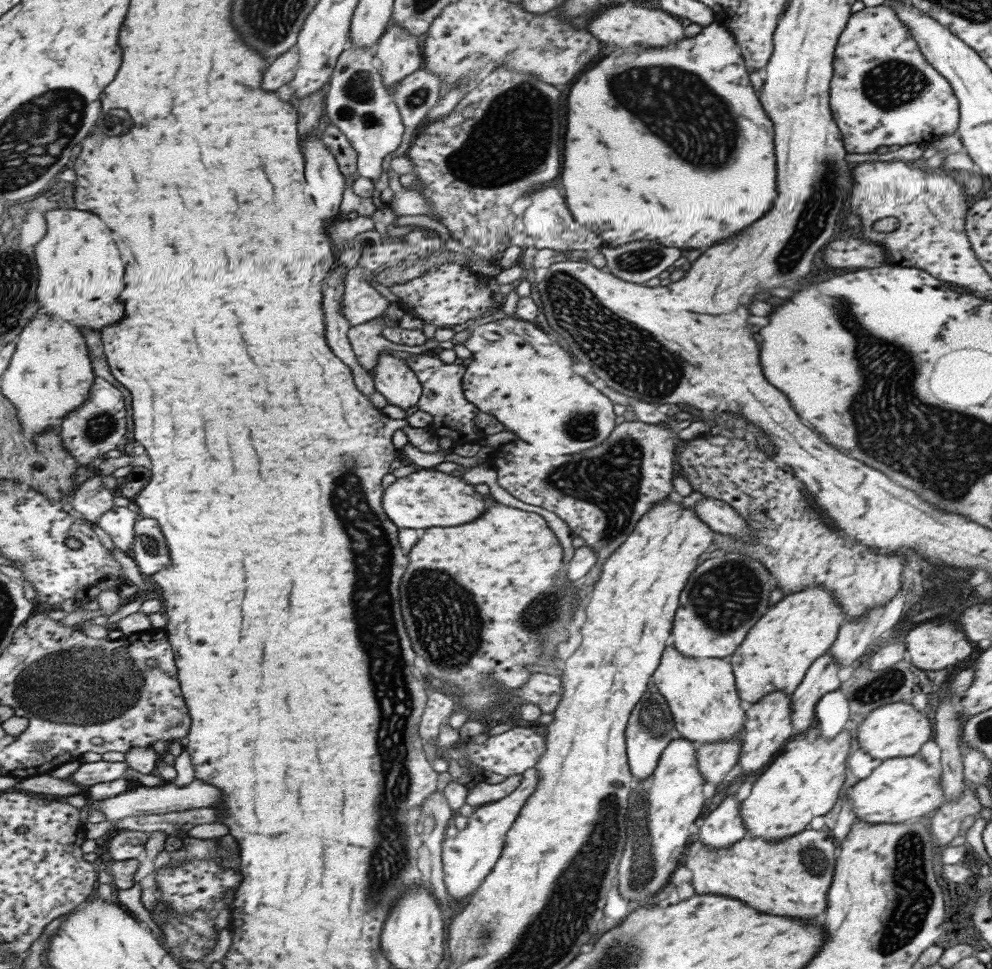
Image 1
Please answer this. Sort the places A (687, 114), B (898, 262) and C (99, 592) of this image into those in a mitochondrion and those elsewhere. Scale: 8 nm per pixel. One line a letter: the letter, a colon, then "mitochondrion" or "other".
A: mitochondrion
B: other
C: other

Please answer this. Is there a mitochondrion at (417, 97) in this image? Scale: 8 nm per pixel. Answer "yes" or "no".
yes

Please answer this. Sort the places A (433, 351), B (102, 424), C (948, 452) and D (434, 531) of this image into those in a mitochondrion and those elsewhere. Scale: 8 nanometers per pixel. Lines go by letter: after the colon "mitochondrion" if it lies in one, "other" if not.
A: other
B: mitochondrion
C: mitochondrion
D: other

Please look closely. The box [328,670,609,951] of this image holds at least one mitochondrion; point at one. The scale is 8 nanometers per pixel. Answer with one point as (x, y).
(485, 931)

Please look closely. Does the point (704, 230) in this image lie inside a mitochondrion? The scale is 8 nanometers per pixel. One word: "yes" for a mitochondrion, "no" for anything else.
no

